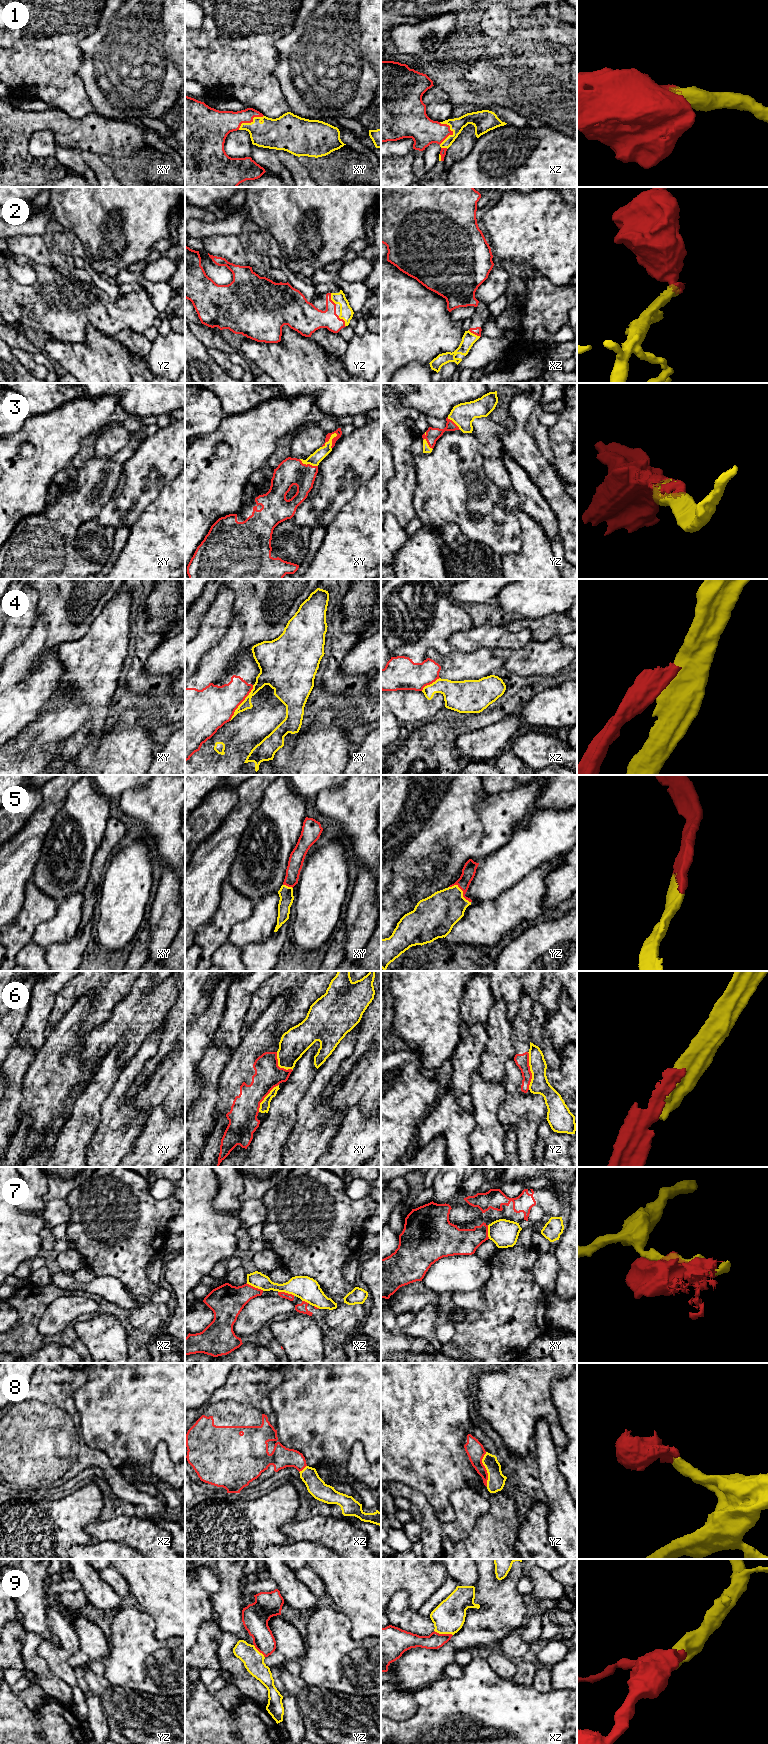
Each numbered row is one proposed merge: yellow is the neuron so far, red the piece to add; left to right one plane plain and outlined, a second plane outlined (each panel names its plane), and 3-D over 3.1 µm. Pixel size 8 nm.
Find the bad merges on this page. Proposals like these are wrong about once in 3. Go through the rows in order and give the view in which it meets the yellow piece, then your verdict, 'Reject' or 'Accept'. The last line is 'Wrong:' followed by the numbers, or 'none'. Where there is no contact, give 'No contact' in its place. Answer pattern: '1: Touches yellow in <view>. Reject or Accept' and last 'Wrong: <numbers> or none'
1: Touches yellow in xz. Accept
2: Touches yellow in yz. Accept
3: Touches yellow in xy. Accept
4: Touches yellow in xy. Reject
5: Touches yellow in yz. Accept
6: Touches yellow in yz. Reject
7: Touches yellow in xz. Reject
8: Touches yellow in yz. Accept
9: Touches yellow in xz. Accept
Wrong: 4, 6, 7

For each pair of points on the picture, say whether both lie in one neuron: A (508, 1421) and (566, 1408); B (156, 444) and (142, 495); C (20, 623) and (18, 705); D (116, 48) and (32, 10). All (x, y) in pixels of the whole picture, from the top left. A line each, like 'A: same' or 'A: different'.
A: different
B: same
C: different
D: different

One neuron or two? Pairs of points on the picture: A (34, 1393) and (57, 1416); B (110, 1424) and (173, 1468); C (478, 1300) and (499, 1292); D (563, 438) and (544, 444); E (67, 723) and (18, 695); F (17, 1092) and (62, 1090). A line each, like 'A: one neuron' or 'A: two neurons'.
A: one neuron
B: two neurons
C: two neurons
D: two neurons
E: two neurons
F: two neurons

